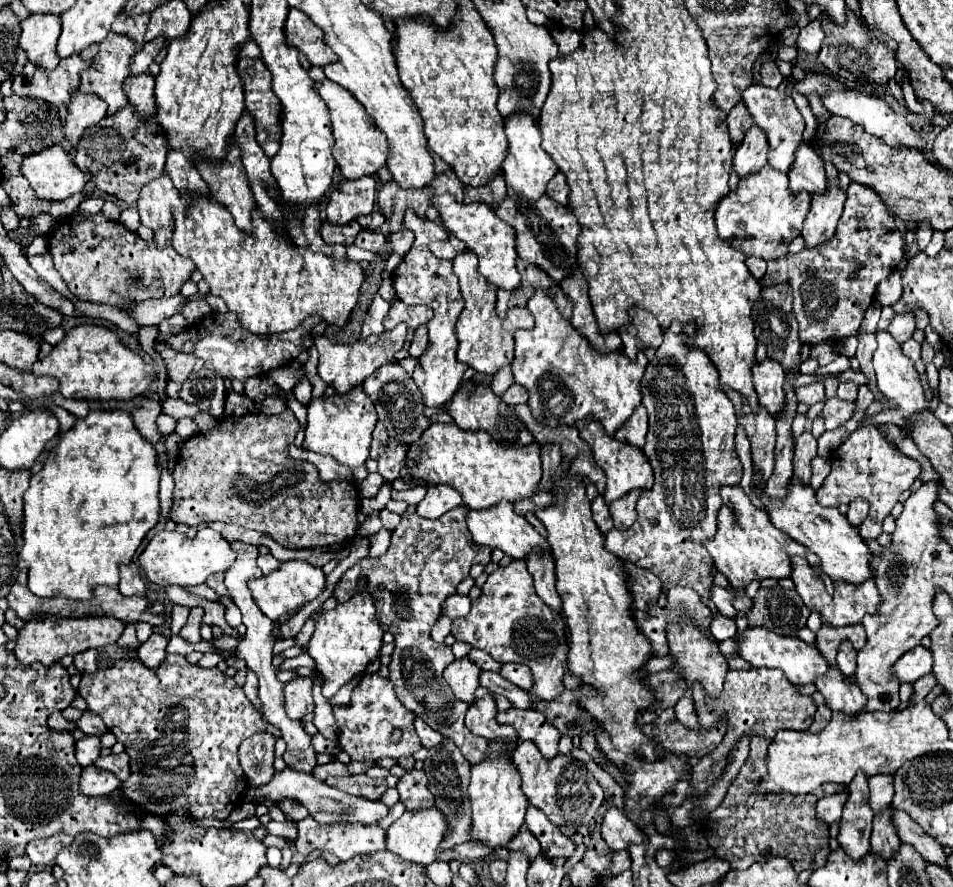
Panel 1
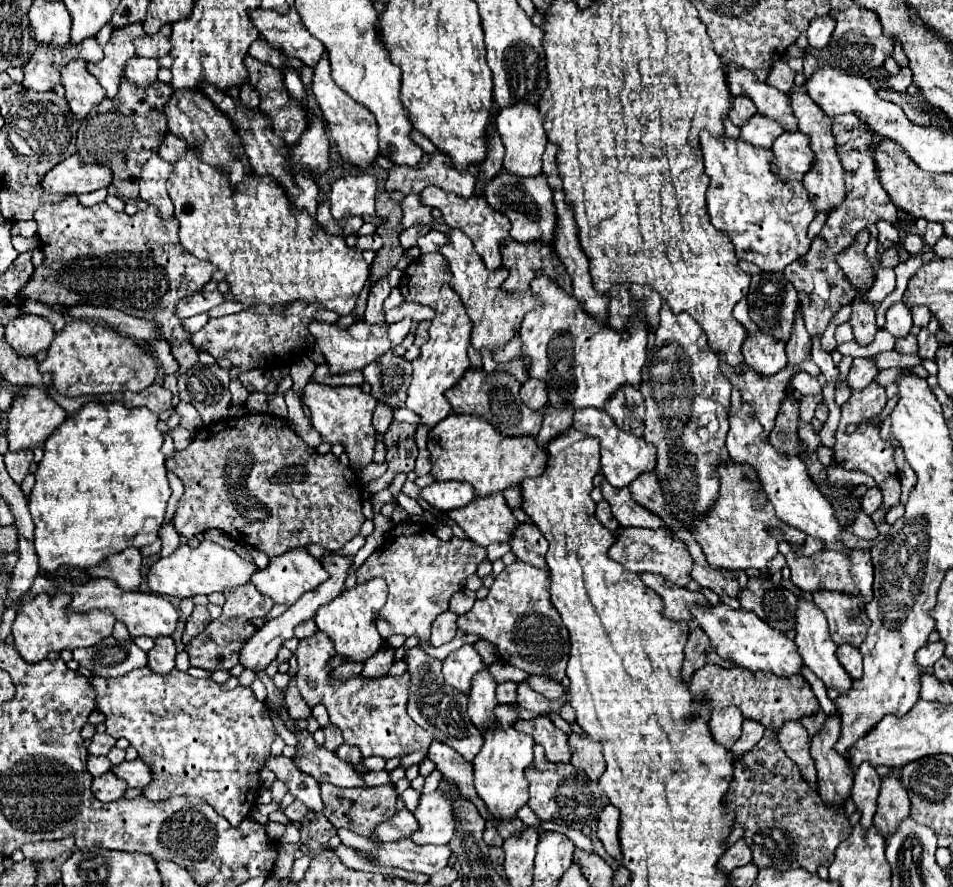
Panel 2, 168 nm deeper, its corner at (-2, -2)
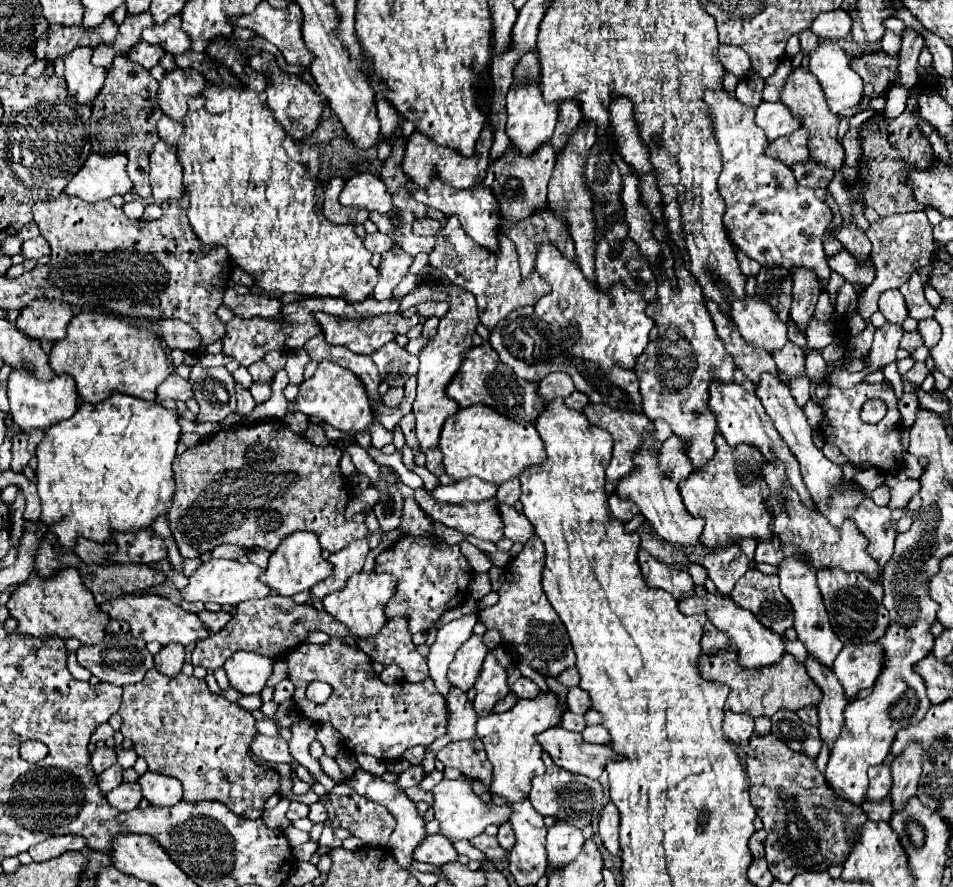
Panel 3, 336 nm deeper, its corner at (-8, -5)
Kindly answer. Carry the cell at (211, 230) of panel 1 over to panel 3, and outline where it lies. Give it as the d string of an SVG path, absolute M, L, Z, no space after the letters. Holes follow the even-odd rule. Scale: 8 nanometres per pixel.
M206 84L206 90L202 92L202 96L196 98L194 102L190 102L186 122L184 122L184 134L178 142L178 162L184 168L184 188L186 188L186 194L190 200L188 220L190 220L190 226L192 226L196 238L202 244L224 246L228 256L234 260L234 264L240 266L242 270L246 270L254 278L254 286L260 292L272 294L272 296L278 296L278 294L336 296L336 298L344 298L350 304L362 302L372 294L374 286L378 284L378 270L370 264L372 254L364 248L362 240L356 236L354 226L336 226L332 222L326 222L326 218L322 216L324 188L318 184L318 168L320 168L318 148L306 140L298 142L298 140L288 138L286 132L282 130L282 126L274 120L270 108L264 104L264 100L256 92L252 92L250 88L218 88L216 84Z

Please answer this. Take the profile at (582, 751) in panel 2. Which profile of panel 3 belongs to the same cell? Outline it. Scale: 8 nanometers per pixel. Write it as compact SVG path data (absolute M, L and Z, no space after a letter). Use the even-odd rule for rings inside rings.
M586 726L584 732L582 732L582 738L586 742L598 742L598 744L608 744L610 742L610 736L608 736L604 726Z

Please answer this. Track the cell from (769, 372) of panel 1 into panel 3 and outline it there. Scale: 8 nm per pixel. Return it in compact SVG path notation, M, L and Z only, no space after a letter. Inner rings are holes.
M758 296L754 298L732 298L732 320L738 326L742 338L768 354L780 350L788 342L788 328L776 318L774 310L766 306Z

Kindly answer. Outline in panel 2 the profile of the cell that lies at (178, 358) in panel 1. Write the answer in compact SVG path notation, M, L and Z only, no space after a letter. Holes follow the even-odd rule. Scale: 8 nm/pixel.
M66 195L60 203L40 205L34 213L34 221L38 223L38 237L44 253L44 263L34 269L32 279L26 283L24 291L20 291L24 299L44 303L52 311L56 311L56 307L76 307L78 303L96 303L102 307L116 307L132 317L156 321L160 325L162 335L168 339L172 347L172 355L180 363L178 373L186 373L198 361L198 349L190 343L192 333L186 331L182 319L176 315L176 303L184 297L200 293L202 287L212 279L216 267L184 251L178 239L176 217L160 219L160 213L152 205L148 205L148 209L144 211L138 211L136 215L114 211L106 203L84 207L76 195Z

